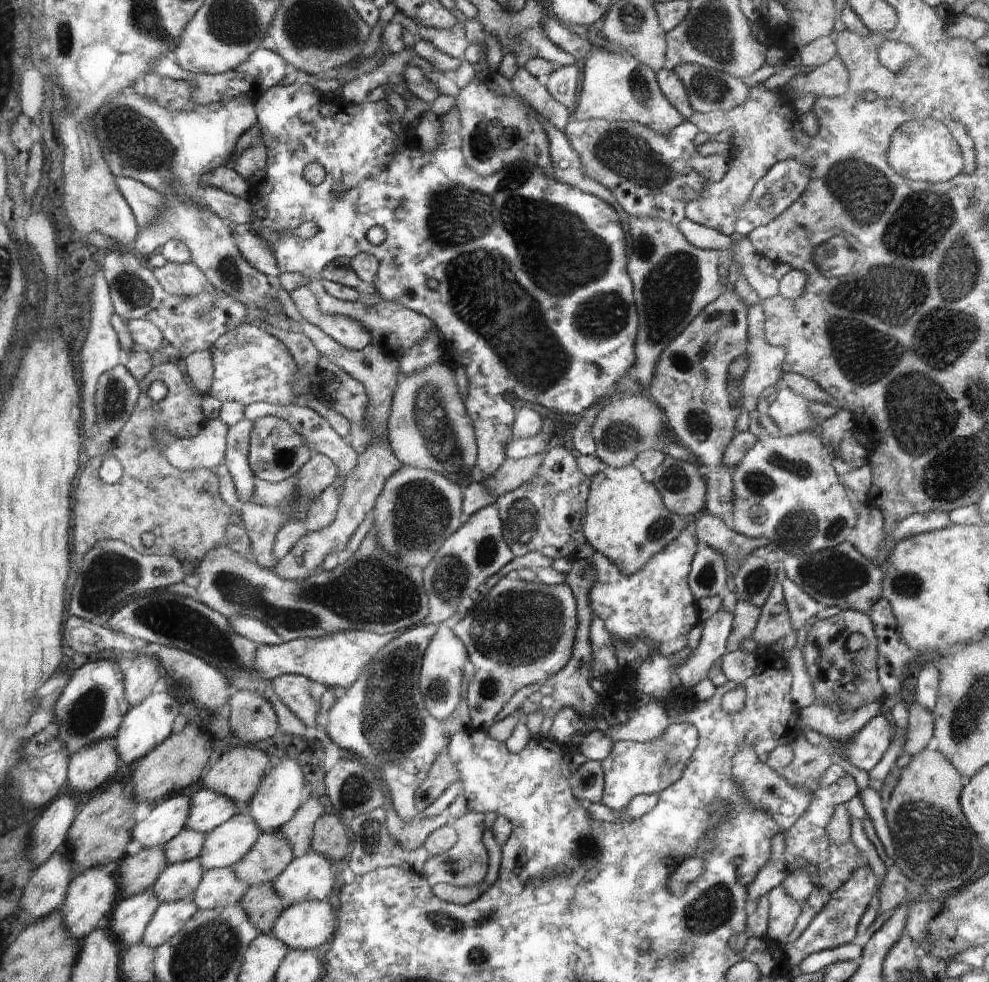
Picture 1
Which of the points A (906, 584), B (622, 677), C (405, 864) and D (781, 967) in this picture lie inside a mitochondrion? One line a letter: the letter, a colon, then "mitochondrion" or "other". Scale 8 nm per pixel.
A: mitochondrion
B: other
C: other
D: other

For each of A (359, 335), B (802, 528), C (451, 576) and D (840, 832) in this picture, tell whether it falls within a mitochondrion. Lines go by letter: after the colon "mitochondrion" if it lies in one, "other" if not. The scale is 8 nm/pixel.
A: other
B: mitochondrion
C: mitochondrion
D: other

